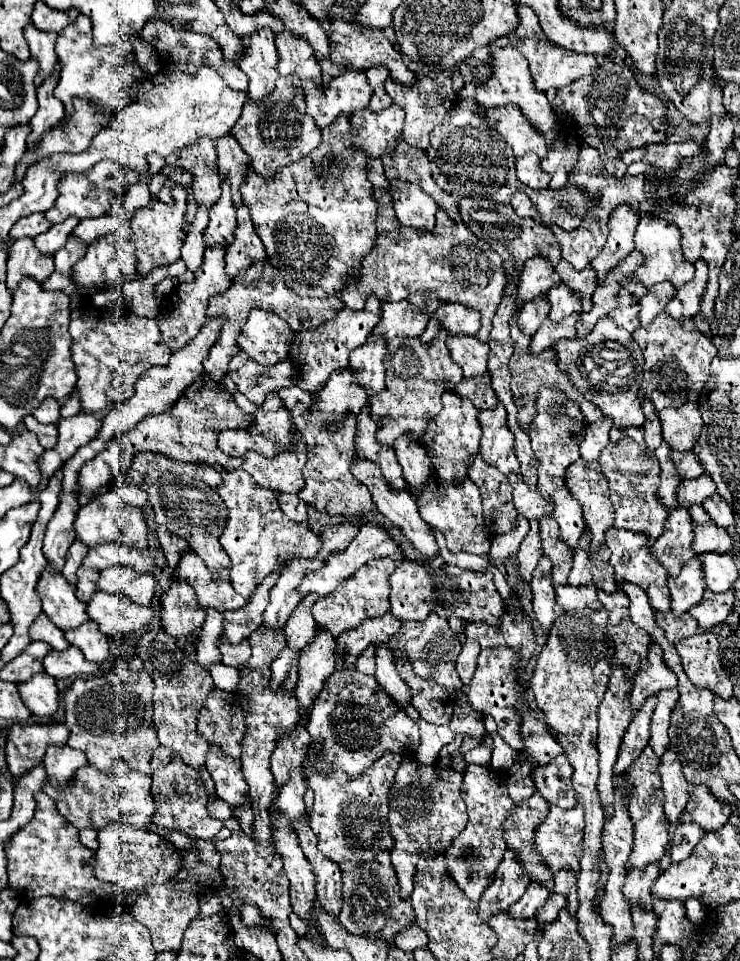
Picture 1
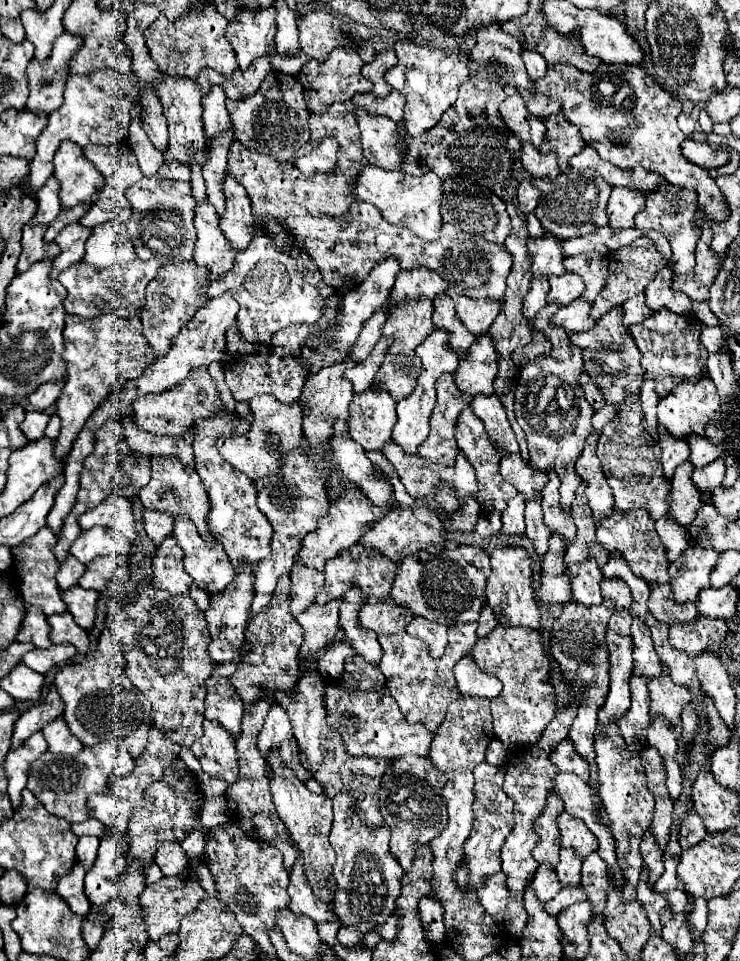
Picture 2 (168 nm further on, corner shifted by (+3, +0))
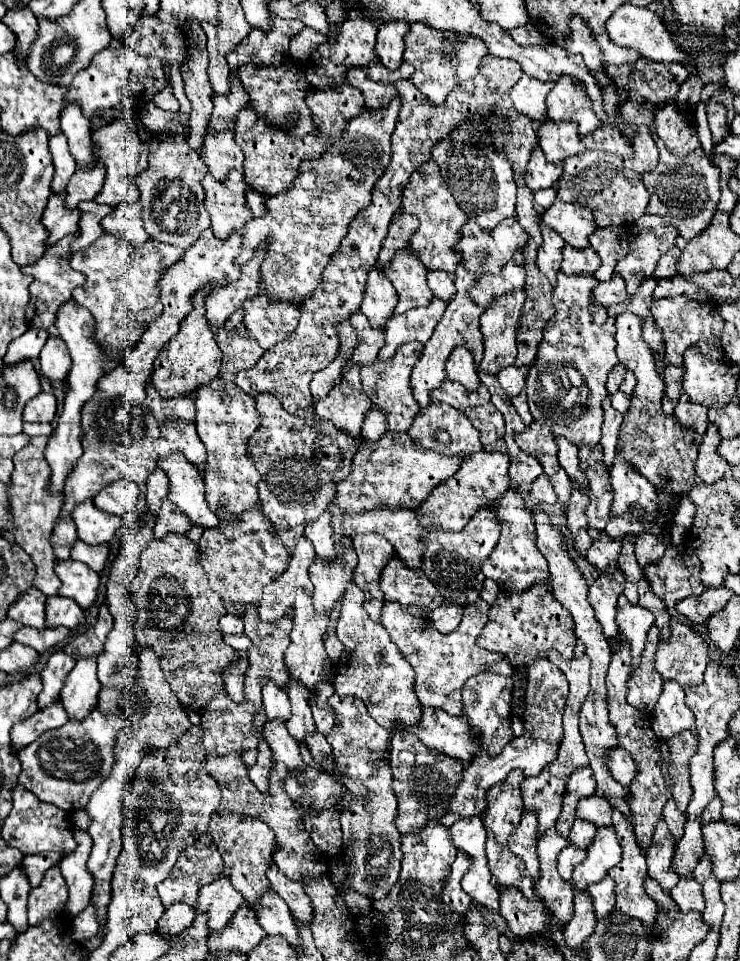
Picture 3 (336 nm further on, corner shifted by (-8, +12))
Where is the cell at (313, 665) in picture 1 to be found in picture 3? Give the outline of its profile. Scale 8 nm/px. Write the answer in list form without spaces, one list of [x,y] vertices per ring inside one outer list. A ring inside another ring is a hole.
[[[348,547],[348,553],[344,557],[344,563],[332,563],[330,567],[322,567],[320,559],[314,559],[310,567],[310,581],[314,585],[314,607],[316,613],[332,613],[332,609],[342,603],[344,591],[354,581],[354,569],[356,569],[356,553],[352,547]]]

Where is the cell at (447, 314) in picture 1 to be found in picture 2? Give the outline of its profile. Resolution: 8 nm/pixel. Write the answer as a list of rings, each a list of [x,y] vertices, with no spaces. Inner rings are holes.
[[[447,289],[447,295],[455,301],[457,315],[473,335],[485,333],[503,307],[503,299],[471,299],[453,289]]]

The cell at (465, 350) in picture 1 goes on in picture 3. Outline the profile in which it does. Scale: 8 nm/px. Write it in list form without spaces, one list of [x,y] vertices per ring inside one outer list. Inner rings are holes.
[[[428,271],[428,287],[432,289],[434,297],[448,301],[448,299],[452,299],[452,293],[456,291],[454,275],[446,273],[446,271]]]

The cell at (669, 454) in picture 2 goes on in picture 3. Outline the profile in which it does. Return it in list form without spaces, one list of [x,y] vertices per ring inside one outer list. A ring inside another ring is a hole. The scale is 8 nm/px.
[[[682,393],[682,397],[676,403],[674,409],[674,417],[678,419],[680,427],[686,427],[688,431],[694,433],[694,443],[698,445],[702,435],[706,433],[706,425],[708,425],[708,409],[694,405],[688,401],[688,397]]]

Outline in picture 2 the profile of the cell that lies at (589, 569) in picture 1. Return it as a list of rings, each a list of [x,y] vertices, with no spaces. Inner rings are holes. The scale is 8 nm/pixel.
[[[585,483],[579,485],[579,489],[575,491],[575,501],[571,505],[573,519],[577,525],[577,537],[565,551],[565,563],[569,565],[569,563],[581,563],[585,559],[593,559],[601,567],[603,563],[607,563],[609,553],[595,539],[595,521],[591,517],[591,507],[585,497],[585,487],[587,487]]]

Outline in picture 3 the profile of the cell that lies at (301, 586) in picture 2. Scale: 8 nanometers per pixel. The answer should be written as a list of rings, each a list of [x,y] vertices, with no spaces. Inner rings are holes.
[[[326,511],[326,515],[320,515],[316,521],[306,523],[306,537],[312,541],[314,549],[316,549],[316,557],[320,557],[324,561],[324,565],[332,563],[336,559],[336,551],[332,545],[332,523],[330,523],[330,513]]]

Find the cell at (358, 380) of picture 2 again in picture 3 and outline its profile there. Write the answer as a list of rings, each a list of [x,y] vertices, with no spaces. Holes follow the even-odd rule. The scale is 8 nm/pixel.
[[[434,297],[434,301],[428,307],[416,307],[408,311],[406,315],[394,315],[388,325],[384,327],[384,347],[378,351],[378,361],[388,361],[396,353],[396,349],[410,341],[426,343],[442,319],[444,307],[448,303]]]

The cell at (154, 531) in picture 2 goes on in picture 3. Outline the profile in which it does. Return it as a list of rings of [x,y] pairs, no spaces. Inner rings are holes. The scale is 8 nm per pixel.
[[[158,469],[146,481],[146,503],[148,503],[148,509],[154,517],[158,517],[160,503],[166,497],[168,497],[168,477],[164,475],[162,469]]]

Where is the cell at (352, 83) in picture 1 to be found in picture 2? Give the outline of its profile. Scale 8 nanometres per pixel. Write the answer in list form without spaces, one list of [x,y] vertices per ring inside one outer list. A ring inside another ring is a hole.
[[[335,47],[323,63],[309,61],[297,75],[299,83],[303,85],[303,93],[305,93],[309,111],[321,113],[335,101],[349,101],[349,99],[353,99],[355,93],[373,89],[373,83],[361,75],[363,65],[365,65],[365,61],[359,57],[357,49],[353,49],[353,47]]]

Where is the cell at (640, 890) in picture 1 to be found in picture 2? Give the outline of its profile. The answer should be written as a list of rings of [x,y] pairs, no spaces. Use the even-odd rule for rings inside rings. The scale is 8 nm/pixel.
[[[647,831],[643,841],[641,841],[641,853],[643,853],[645,865],[651,871],[649,879],[651,879],[651,883],[655,883],[657,875],[661,875],[661,871],[663,871],[663,851],[657,845],[657,839],[655,839],[655,835],[651,831]]]

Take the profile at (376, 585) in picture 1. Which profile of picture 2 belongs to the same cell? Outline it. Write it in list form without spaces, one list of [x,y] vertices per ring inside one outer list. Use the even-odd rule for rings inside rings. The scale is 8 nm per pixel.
[[[355,543],[353,547],[339,551],[333,559],[329,559],[325,563],[325,569],[323,569],[323,573],[325,573],[325,585],[317,593],[317,603],[325,605],[331,599],[339,599],[341,595],[345,595],[353,587],[353,583],[363,591],[363,597],[373,595],[373,597],[379,597],[379,599],[387,599],[389,593],[391,593],[393,579],[397,575],[397,567],[399,567],[399,563],[391,561],[389,557],[385,557],[383,553],[379,553],[377,549],[365,547],[363,543]]]

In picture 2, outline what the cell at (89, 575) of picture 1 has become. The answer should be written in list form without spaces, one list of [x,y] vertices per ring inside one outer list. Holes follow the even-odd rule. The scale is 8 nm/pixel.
[[[71,553],[65,557],[65,561],[61,561],[59,571],[57,571],[57,585],[59,589],[69,589],[73,585],[77,585],[79,575],[85,573],[85,565],[81,561],[77,561]]]

